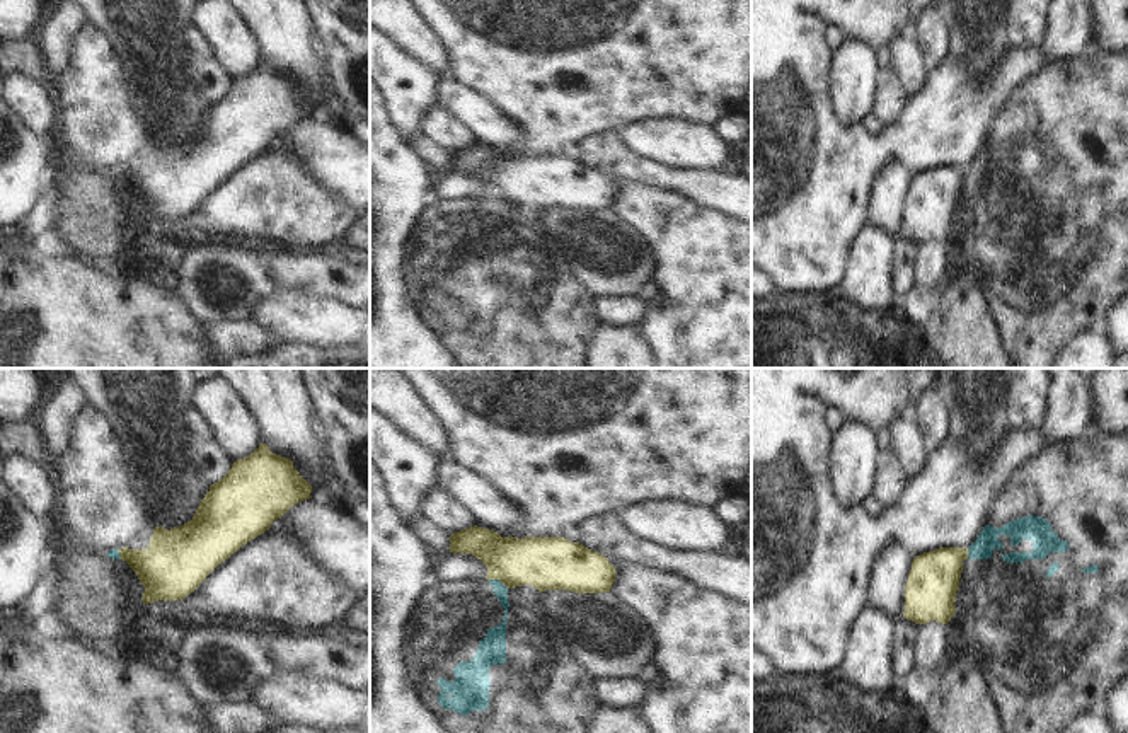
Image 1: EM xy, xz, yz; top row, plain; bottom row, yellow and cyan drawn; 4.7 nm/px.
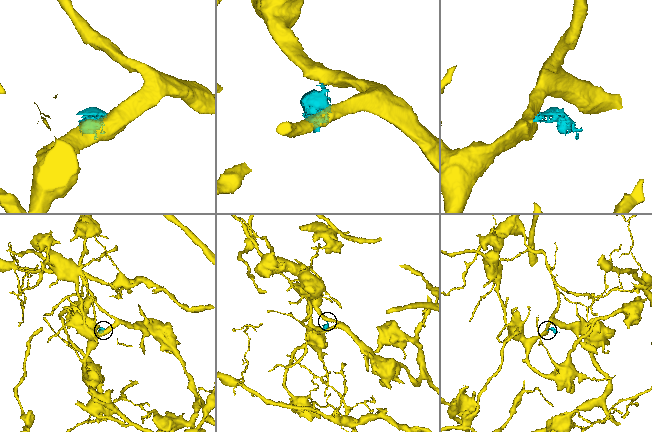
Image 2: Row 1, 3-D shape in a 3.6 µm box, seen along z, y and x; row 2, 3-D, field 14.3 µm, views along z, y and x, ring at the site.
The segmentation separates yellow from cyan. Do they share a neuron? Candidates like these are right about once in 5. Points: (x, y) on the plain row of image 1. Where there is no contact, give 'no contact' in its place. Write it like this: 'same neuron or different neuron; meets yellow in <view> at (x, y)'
different neuron; meets yellow in xz at (498, 196)

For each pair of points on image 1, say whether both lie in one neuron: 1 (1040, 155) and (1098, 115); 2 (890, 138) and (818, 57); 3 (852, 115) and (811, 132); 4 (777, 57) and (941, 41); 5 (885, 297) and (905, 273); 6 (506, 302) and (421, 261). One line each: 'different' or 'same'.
1: same
2: same
3: different
4: different
5: different
6: same

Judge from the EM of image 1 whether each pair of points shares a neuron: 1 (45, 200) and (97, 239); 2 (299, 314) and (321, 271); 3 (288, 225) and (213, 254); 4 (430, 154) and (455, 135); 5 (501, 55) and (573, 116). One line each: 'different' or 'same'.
1: different
2: different
3: different
4: different
5: same

